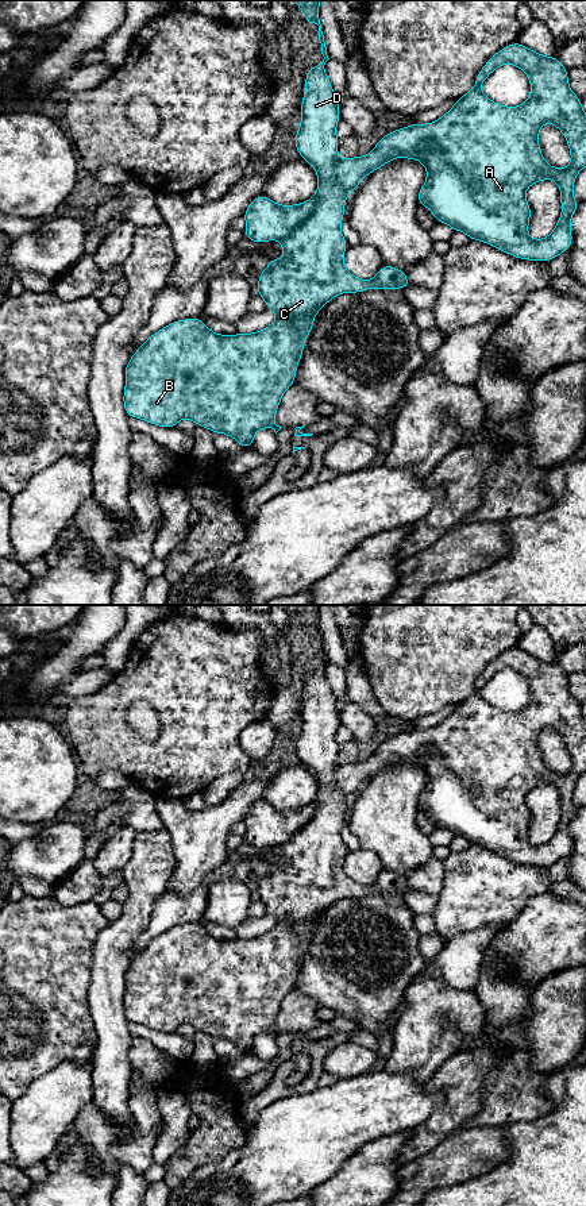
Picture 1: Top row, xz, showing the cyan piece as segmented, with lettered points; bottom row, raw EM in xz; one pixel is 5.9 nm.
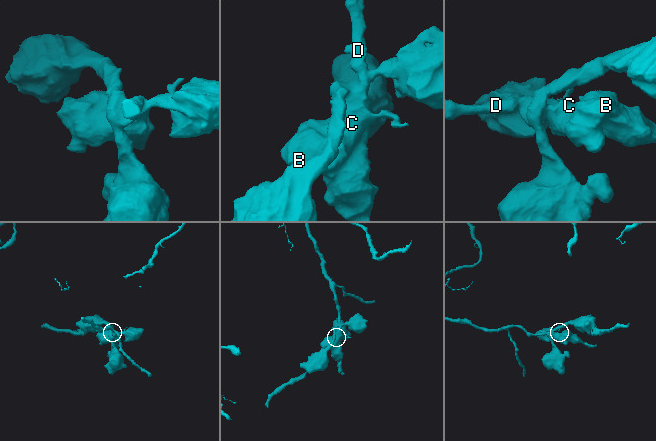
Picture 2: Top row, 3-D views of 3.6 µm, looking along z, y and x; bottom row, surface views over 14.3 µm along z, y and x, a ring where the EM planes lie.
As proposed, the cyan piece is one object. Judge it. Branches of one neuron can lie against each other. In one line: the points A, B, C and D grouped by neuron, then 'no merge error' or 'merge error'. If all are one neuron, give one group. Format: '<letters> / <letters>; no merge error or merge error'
A / B C D; merge error

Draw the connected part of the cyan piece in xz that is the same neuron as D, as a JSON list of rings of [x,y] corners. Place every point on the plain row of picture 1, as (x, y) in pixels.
[[[293,605],[309,628],[319,631],[319,646],[324,664],[312,671],[305,681],[305,697],[300,712],[301,728],[294,740],[294,751],[301,763],[315,772],[317,779],[317,809],[311,821],[289,840],[281,844],[284,863],[266,864],[269,872],[258,879],[259,887],[255,897],[265,905],[266,913],[277,920],[275,926],[252,939],[221,940],[211,936],[201,922],[176,925],[151,941],[132,959],[124,972],[126,991],[123,1010],[128,1022],[144,1025],[153,1030],[174,1033],[181,1024],[189,1024],[196,1030],[215,1039],[224,1039],[235,1044],[242,1053],[252,1053],[254,1040],[263,1033],[271,1033],[275,1039],[282,1033],[274,1028],[281,1002],[293,990],[297,980],[297,968],[302,963],[304,949],[313,933],[317,917],[334,902],[342,898],[362,898],[367,894],[405,894],[412,891],[404,875],[383,870],[373,885],[362,885],[352,881],[344,871],[343,860],[348,847],[343,843],[340,829],[344,824],[344,810],[348,798],[339,793],[335,772],[339,767],[339,743],[335,739],[340,727],[339,704],[325,678],[325,667],[329,664],[321,629],[319,612],[321,605]]]

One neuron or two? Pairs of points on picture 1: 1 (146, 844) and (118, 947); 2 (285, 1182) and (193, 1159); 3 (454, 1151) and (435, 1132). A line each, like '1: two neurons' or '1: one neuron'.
1: one neuron
2: two neurons
3: two neurons

